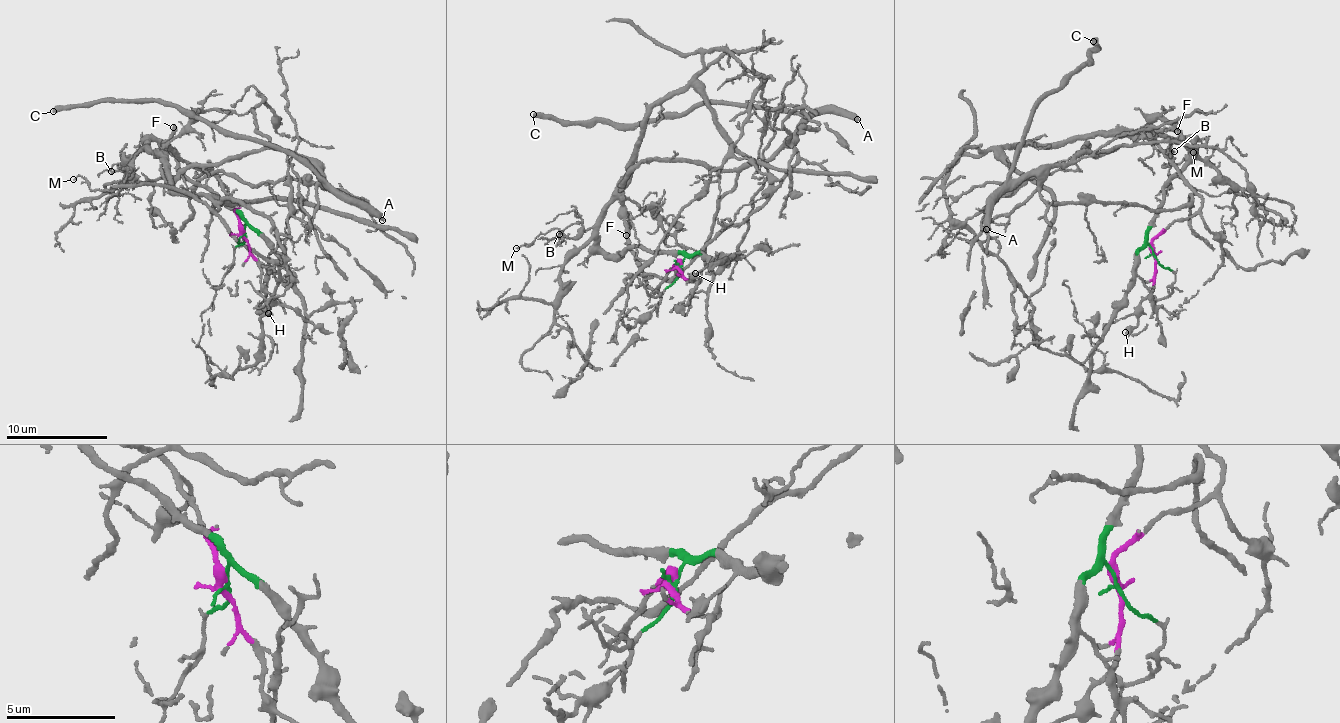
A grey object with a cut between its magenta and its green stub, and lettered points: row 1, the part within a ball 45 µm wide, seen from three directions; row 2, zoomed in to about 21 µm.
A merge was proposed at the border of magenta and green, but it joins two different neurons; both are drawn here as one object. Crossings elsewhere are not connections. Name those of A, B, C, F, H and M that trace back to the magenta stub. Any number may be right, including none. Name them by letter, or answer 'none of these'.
A, C, F, H

